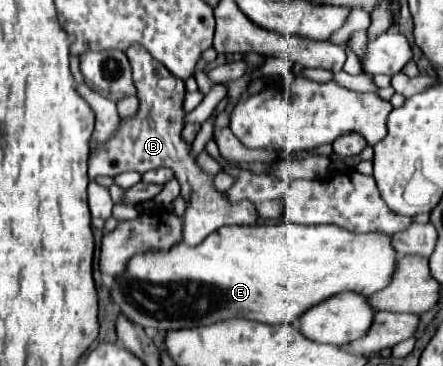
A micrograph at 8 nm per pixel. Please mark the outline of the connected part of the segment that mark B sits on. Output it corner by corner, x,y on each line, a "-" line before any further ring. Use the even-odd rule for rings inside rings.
133,45
127,51
131,69
133,69
133,83
137,87
139,109
131,117
121,117
117,131
107,141
99,143
99,147
89,155
89,179
95,177
115,177
125,171
145,171
157,167
171,167
175,177
181,185
181,195
187,201
187,211
183,215
183,243
197,245
209,233
223,225
255,225
259,215
253,203
227,203
225,193
213,187
213,175
205,173
193,153
191,143
181,137
185,127
185,83
175,79
171,71
167,71
157,59
153,59
143,47

